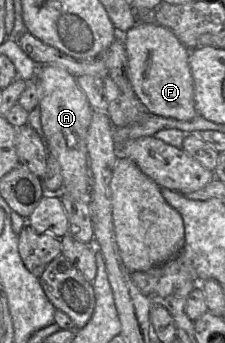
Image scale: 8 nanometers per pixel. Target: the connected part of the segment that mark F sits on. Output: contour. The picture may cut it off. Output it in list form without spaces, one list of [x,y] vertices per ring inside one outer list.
[[[136,22],[123,34],[129,79],[136,97],[155,115],[189,121],[198,114],[195,109],[193,77],[189,67],[189,49],[167,27],[157,23]]]

